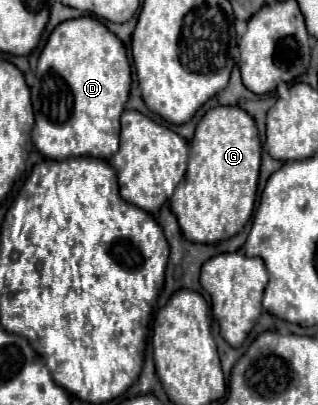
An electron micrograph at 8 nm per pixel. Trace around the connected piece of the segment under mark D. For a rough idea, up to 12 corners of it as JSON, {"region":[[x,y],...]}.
{"region":[[61,22],[39,60],[35,148],[53,160],[119,148],[131,88],[123,42]]}

